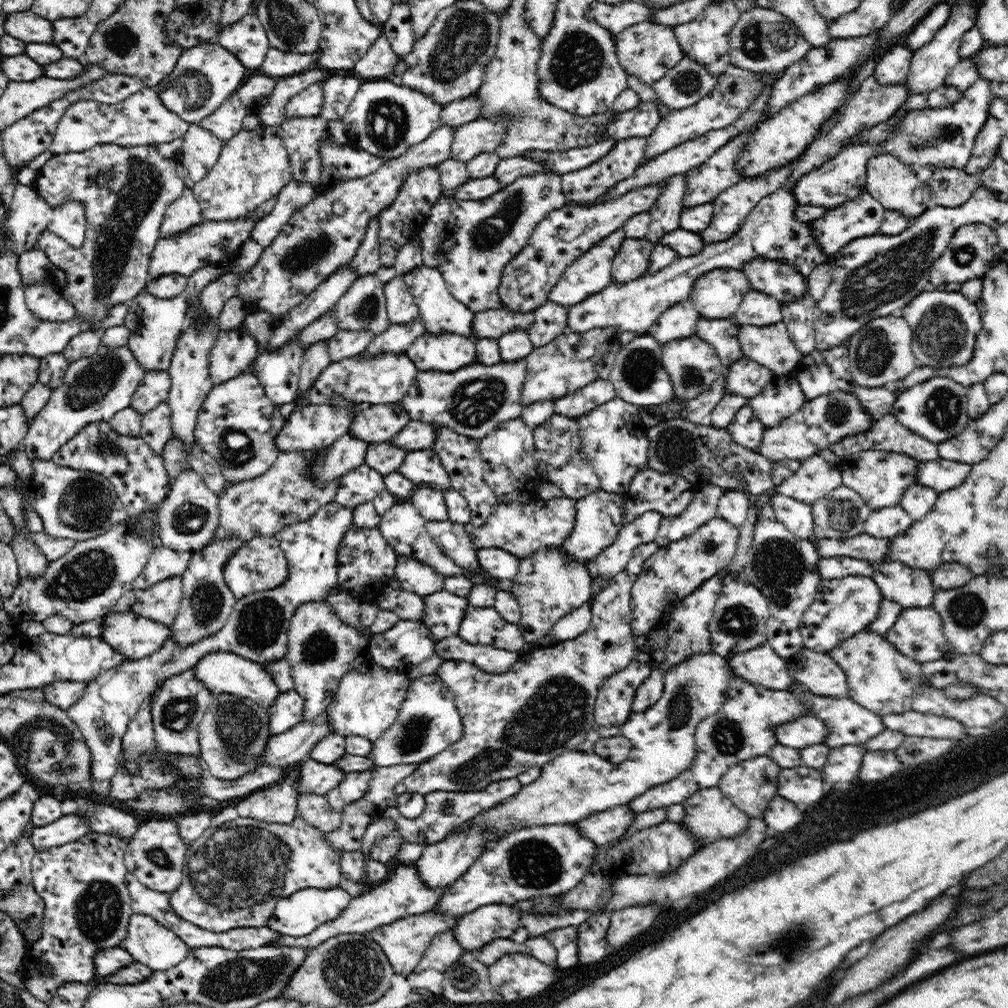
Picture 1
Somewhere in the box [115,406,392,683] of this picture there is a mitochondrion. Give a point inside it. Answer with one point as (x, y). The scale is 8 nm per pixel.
(260, 623)

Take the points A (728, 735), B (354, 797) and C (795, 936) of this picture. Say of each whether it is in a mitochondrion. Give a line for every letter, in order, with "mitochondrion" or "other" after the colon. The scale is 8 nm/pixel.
A: mitochondrion
B: other
C: mitochondrion

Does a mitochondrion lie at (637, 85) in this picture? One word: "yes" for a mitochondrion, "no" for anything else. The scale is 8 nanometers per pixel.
no

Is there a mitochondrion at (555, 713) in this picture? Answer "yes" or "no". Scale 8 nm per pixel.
yes

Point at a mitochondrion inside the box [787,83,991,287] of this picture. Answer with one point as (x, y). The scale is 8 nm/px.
(948, 131)

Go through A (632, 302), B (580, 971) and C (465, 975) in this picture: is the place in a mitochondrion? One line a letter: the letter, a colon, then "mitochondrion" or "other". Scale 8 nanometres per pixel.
A: other
B: other
C: mitochondrion

